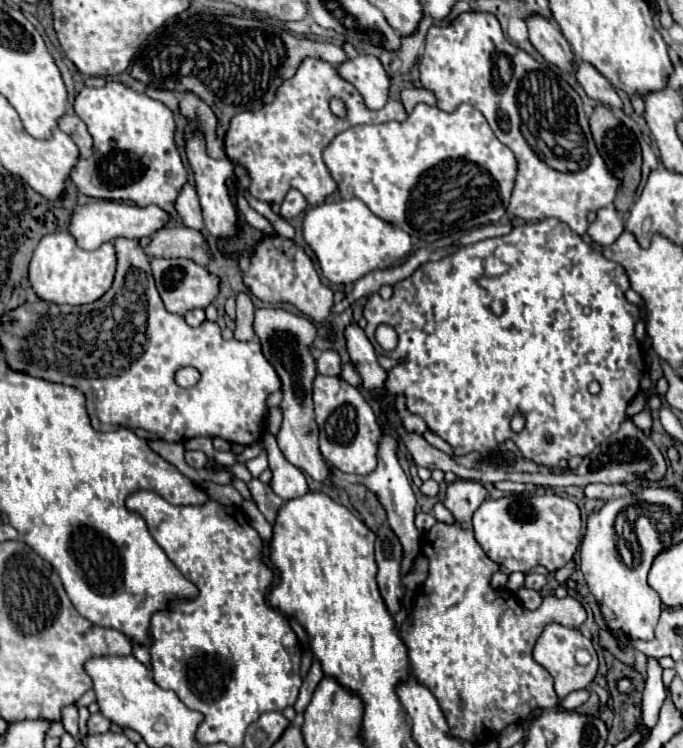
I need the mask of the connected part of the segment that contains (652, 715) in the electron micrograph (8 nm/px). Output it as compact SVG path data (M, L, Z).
M655 658L647 660L647 684L643 690L643 718L641 724L647 724L647 728L651 728L651 724L655 724L657 716L659 716L659 708L663 706L665 700L665 688L663 688L663 680L661 680L661 672L663 668L657 664Z

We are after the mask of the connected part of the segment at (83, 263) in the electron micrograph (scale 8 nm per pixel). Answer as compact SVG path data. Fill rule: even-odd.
M55 232L43 236L37 244L31 266L29 266L29 280L35 288L37 296L47 302L55 304L91 304L99 300L113 284L115 276L115 248L111 242L101 244L97 250L83 250L77 246L75 238L67 232Z

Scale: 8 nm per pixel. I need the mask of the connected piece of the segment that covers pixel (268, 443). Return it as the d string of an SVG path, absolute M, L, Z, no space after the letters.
M269 434L265 438L265 448L267 448L267 454L269 454L269 468L273 472L273 478L269 482L271 490L283 500L303 496L303 492L307 492L307 488L309 488L305 474L285 460L285 456L281 454L281 450L277 446L275 436Z

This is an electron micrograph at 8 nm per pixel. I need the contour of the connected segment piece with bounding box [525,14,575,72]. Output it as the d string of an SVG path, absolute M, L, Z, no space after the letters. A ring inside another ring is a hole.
M539 14L527 16L525 24L529 30L529 40L539 50L539 54L547 62L571 72L575 56L573 56L573 50L569 48L569 42L561 34L561 30Z

